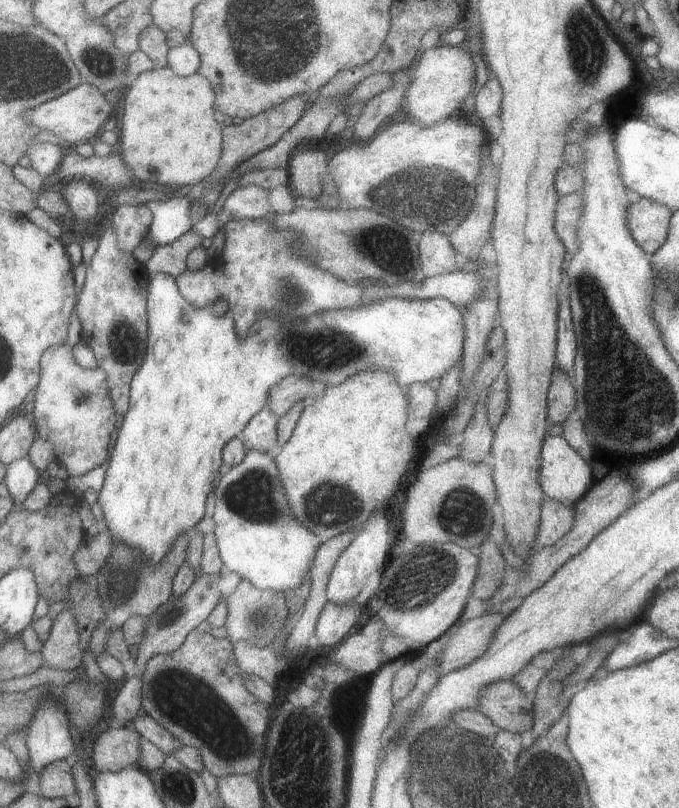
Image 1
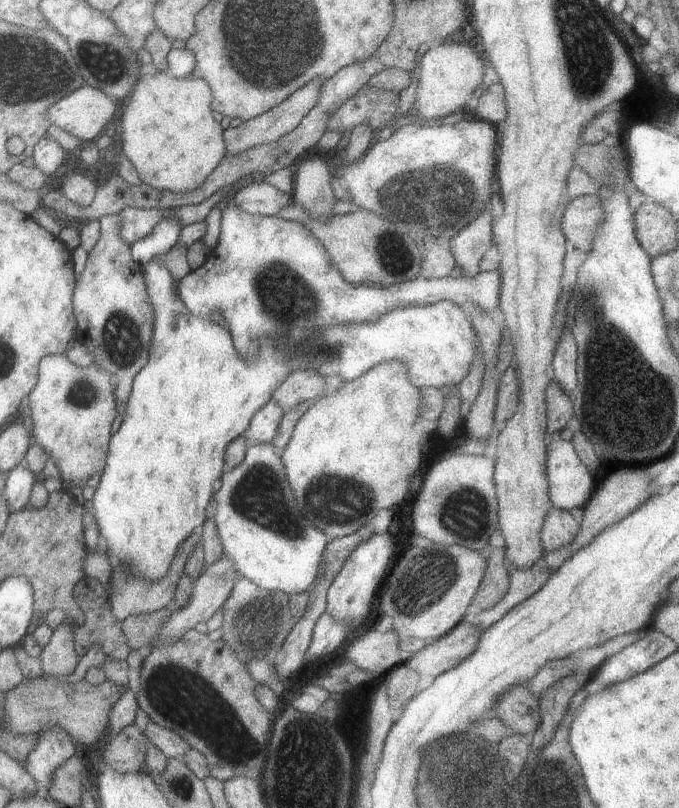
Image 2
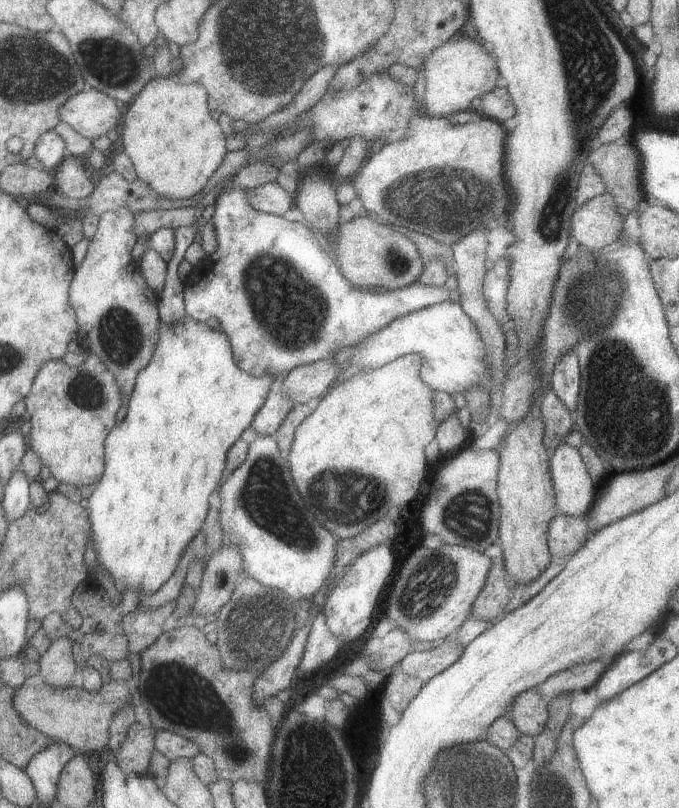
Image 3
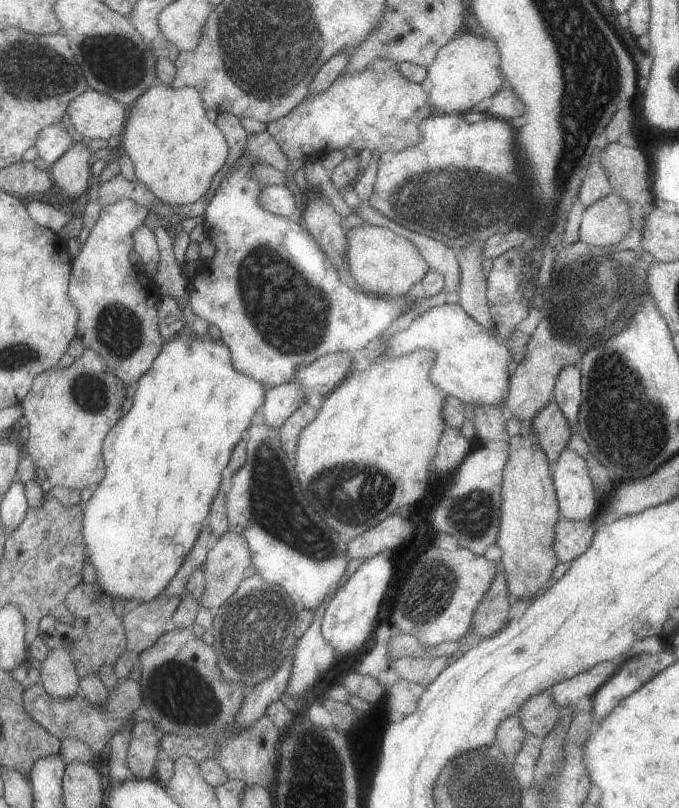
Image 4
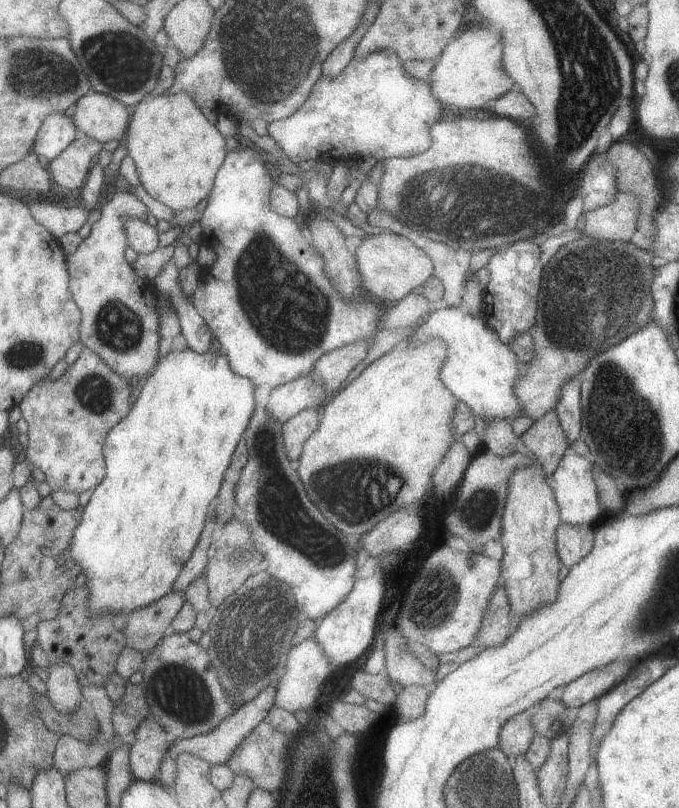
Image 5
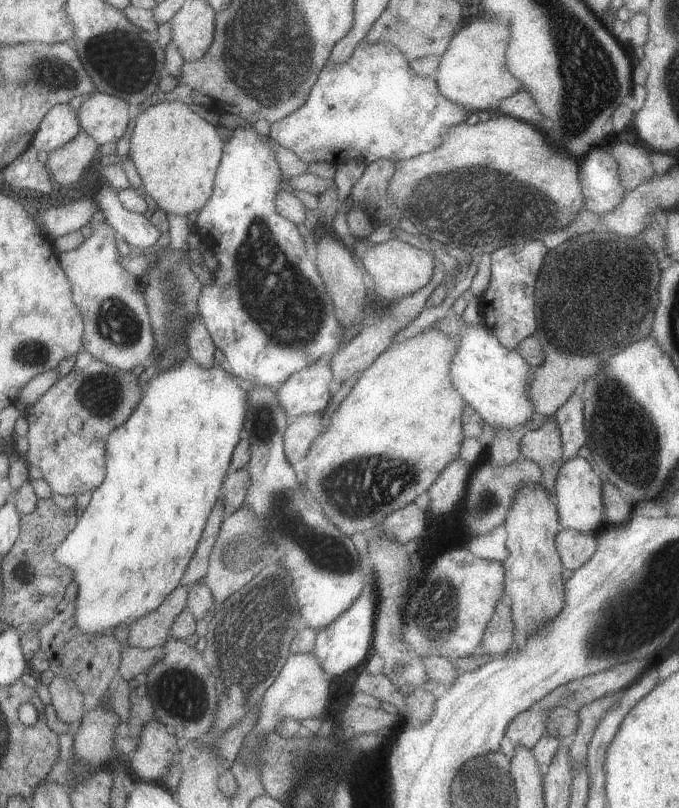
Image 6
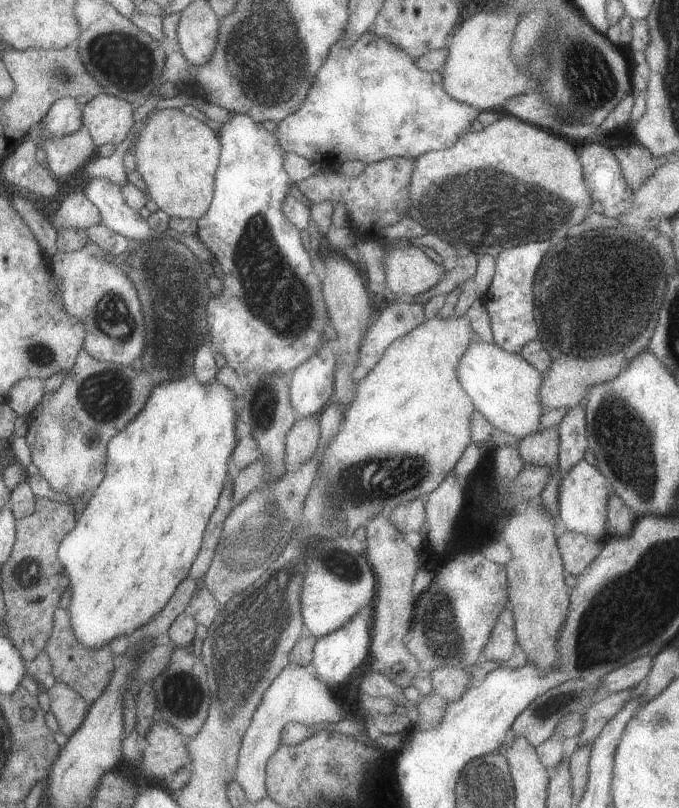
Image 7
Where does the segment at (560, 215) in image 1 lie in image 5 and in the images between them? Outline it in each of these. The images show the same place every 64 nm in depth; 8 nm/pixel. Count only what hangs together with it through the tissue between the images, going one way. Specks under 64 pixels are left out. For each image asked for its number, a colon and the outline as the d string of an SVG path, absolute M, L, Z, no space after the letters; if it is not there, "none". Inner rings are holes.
2: M571 196L561 208L559 230L565 242L573 246L577 252L585 252L589 248L589 234L597 222L597 200L593 196Z
3: M611 194L589 198L575 208L569 222L569 238L575 238L589 254L597 254L617 240L621 218Z
4: M607 194L585 206L579 222L579 242L585 246L617 246L629 228L629 210L621 198Z
5: M615 194L611 202L585 210L583 234L603 242L623 242L635 238L637 232L637 198L631 194Z

